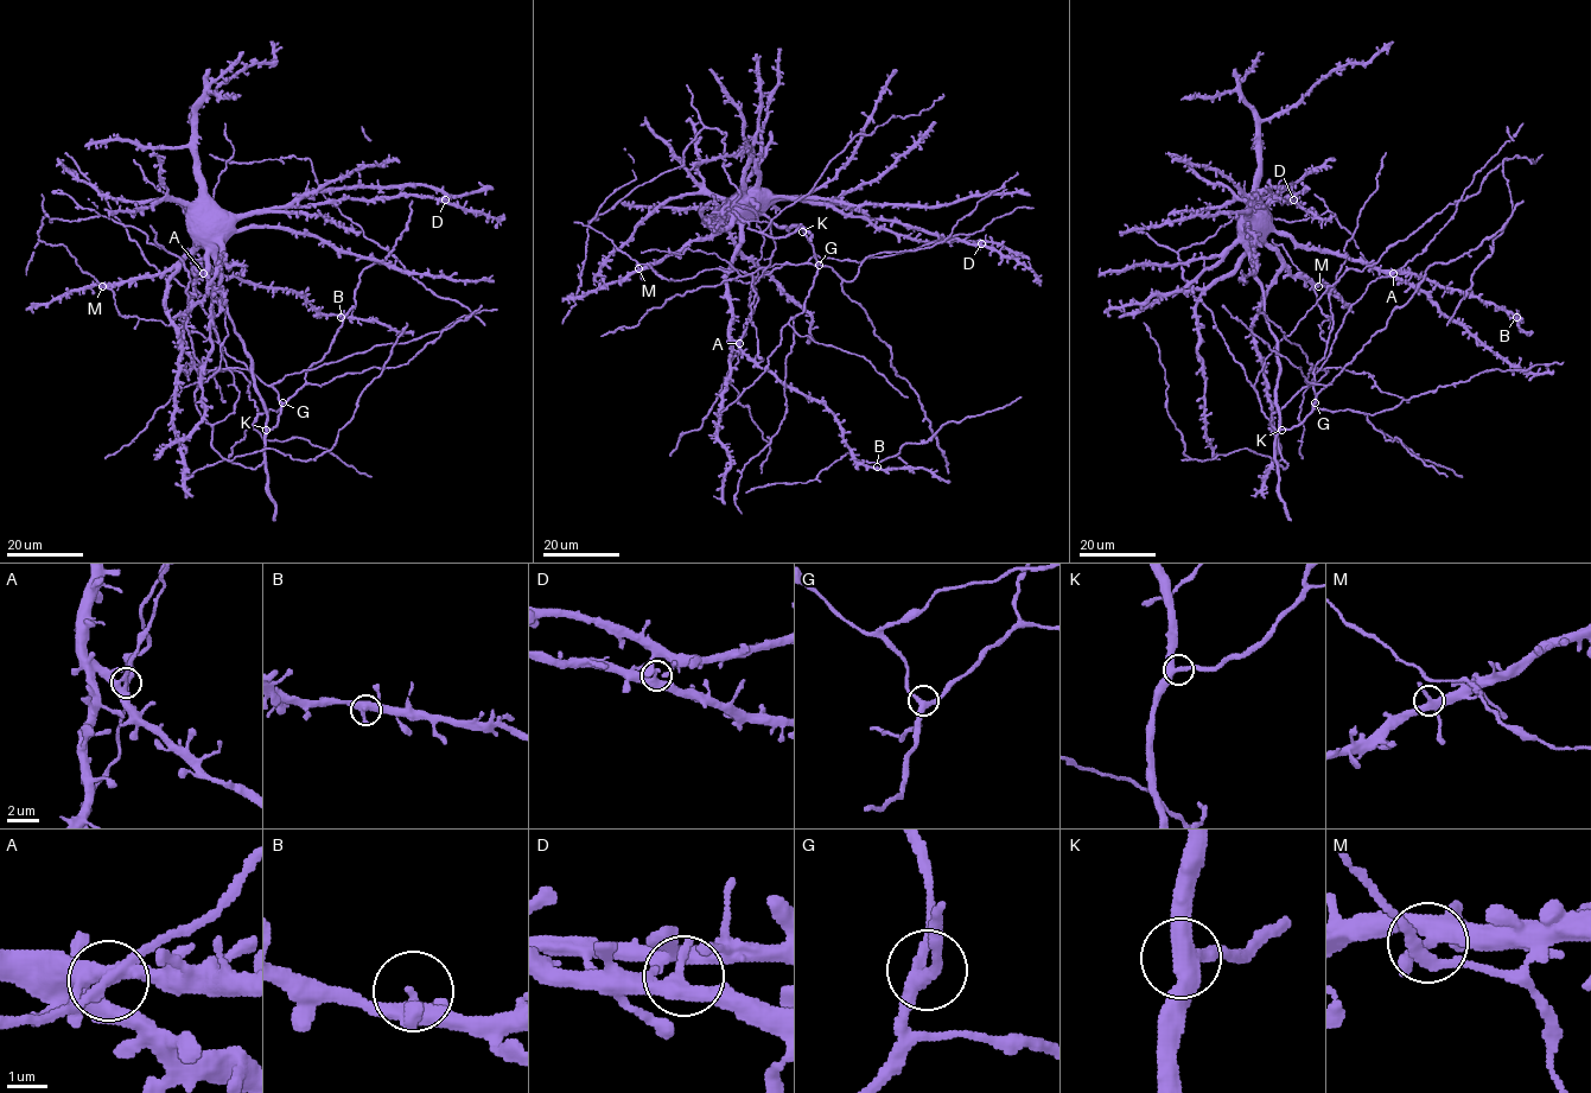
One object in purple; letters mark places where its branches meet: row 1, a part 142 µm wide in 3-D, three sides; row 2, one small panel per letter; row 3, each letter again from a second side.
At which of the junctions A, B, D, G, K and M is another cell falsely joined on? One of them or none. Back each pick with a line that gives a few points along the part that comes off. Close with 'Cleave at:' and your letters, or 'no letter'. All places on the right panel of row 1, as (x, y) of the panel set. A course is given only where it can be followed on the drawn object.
Cleave at: no letter

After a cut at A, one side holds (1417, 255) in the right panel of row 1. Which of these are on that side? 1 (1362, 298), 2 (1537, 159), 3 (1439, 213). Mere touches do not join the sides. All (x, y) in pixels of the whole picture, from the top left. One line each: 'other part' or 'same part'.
1: same part
2: other part
3: other part

